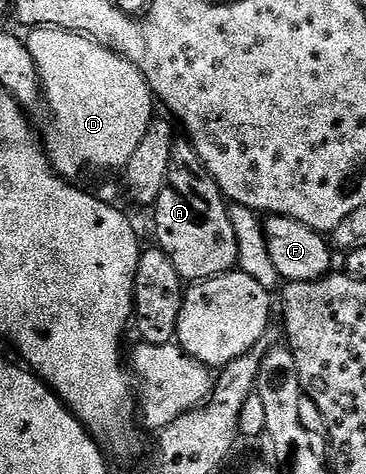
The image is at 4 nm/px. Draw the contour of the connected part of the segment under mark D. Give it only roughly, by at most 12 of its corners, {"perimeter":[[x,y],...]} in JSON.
{"perimeter":[[53,27],[25,42],[68,181],[126,168],[153,118],[129,60]]}

